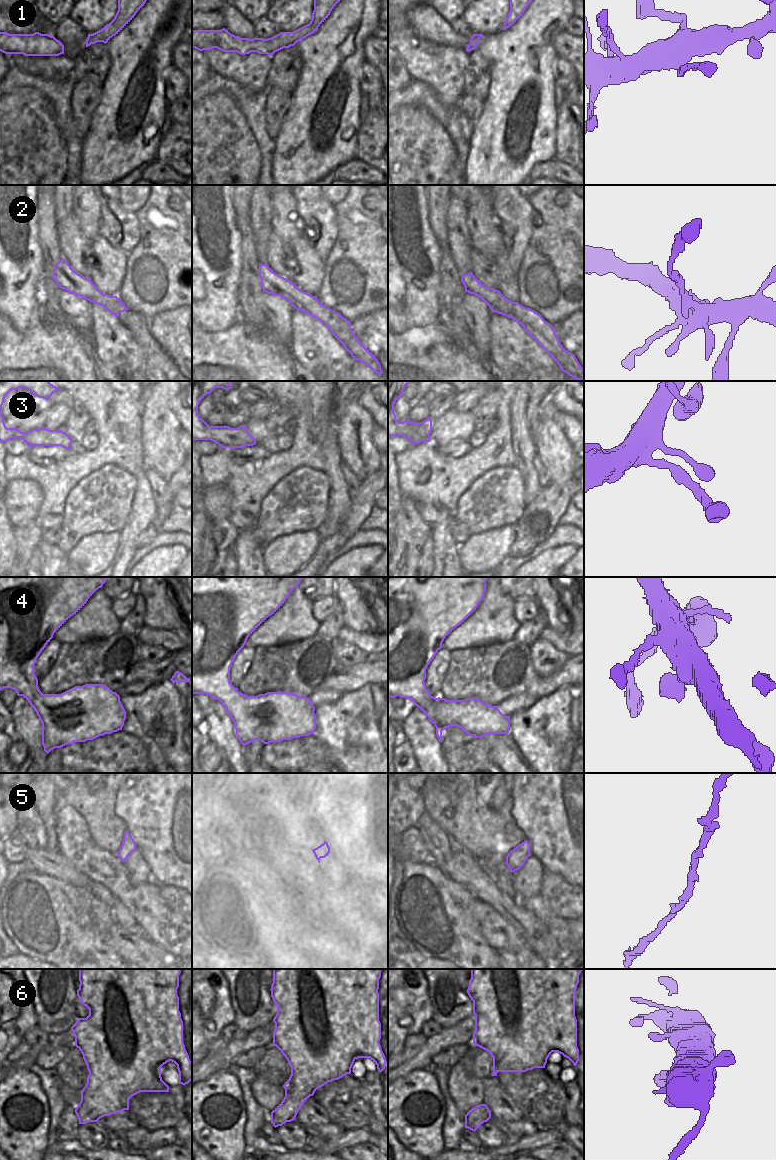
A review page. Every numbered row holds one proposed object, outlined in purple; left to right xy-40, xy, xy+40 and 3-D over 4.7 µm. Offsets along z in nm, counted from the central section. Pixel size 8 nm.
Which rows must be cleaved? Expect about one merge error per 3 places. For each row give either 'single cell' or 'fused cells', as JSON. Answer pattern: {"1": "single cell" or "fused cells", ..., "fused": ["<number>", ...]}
{"1": "single cell", "2": "fused cells", "3": "single cell", "4": "single cell", "5": "single cell", "6": "single cell", "fused": ["2"]}

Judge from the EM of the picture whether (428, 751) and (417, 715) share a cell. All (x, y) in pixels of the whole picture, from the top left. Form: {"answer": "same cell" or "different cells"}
{"answer": "same cell"}

